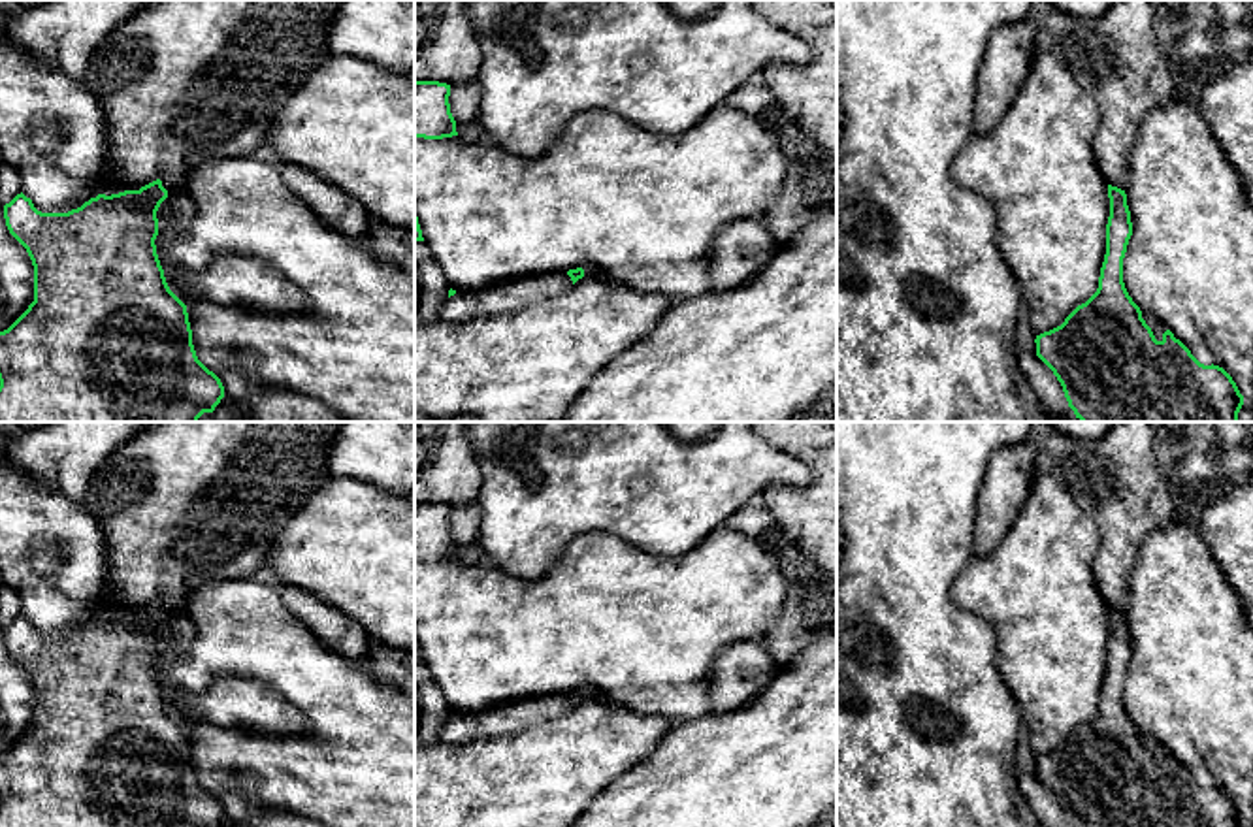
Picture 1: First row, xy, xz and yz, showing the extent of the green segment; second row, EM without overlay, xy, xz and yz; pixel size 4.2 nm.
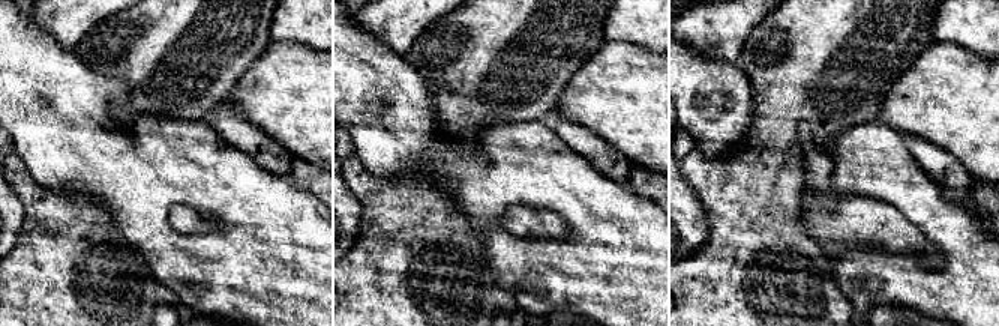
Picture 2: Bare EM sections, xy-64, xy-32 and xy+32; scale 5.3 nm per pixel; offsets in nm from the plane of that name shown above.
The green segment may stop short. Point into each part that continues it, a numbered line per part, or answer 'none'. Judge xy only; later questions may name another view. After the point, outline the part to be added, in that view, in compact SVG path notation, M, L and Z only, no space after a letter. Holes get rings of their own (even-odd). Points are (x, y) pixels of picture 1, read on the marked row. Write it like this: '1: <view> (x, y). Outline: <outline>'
1: xy (181, 83). Outline: M151 0L92 53L81 83L102 102L107 121L107 175L128 190L160 179L181 188L188 171L219 158L262 154L286 100L328 58L328 34L343 0Z

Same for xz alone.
1: xz (515, 294). Outline: M567 271L526 275L480 292L456 292L441 309L443 320L501 315L565 294L573 286Z

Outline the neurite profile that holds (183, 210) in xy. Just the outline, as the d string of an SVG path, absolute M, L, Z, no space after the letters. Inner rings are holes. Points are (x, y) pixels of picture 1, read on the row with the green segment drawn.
M166 188L168 190L168 198L173 205L173 222L177 226L177 230L185 230L192 219L192 215L196 213L194 203L190 202L190 198L181 190L173 190L173 188Z

